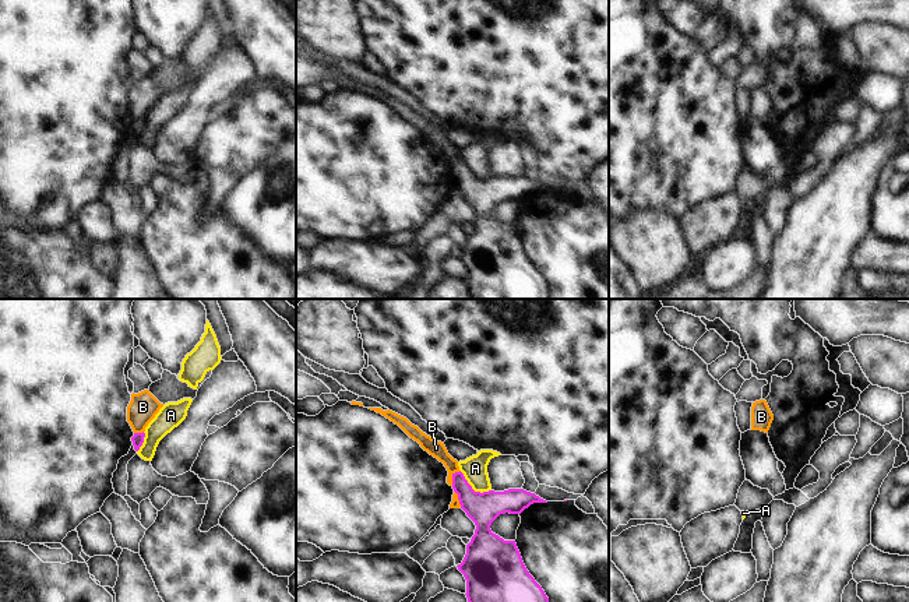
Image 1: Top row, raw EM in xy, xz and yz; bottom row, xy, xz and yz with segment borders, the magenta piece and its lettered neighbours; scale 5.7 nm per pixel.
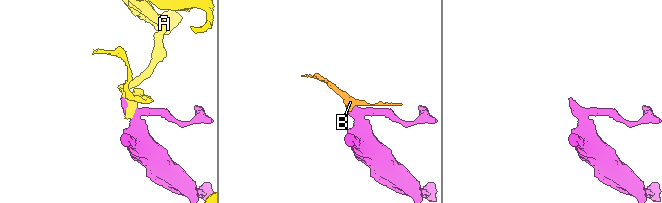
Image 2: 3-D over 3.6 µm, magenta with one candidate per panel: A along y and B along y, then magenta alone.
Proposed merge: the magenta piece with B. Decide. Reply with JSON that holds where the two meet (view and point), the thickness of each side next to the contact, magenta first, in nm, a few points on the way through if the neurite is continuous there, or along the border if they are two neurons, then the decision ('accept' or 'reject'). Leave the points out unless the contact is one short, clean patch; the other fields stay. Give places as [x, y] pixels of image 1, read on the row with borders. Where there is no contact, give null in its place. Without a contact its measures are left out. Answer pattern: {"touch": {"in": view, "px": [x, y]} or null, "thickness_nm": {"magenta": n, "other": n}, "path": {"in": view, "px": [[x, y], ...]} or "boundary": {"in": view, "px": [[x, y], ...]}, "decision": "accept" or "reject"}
{"touch": {"in": "xz", "px": [453, 476]}, "thickness_nm": {"magenta": 180, "other": 90}, "boundary": {"in": "xz", "px": [[460, 471], [453, 475], [451, 485]]}, "decision": "reject"}

